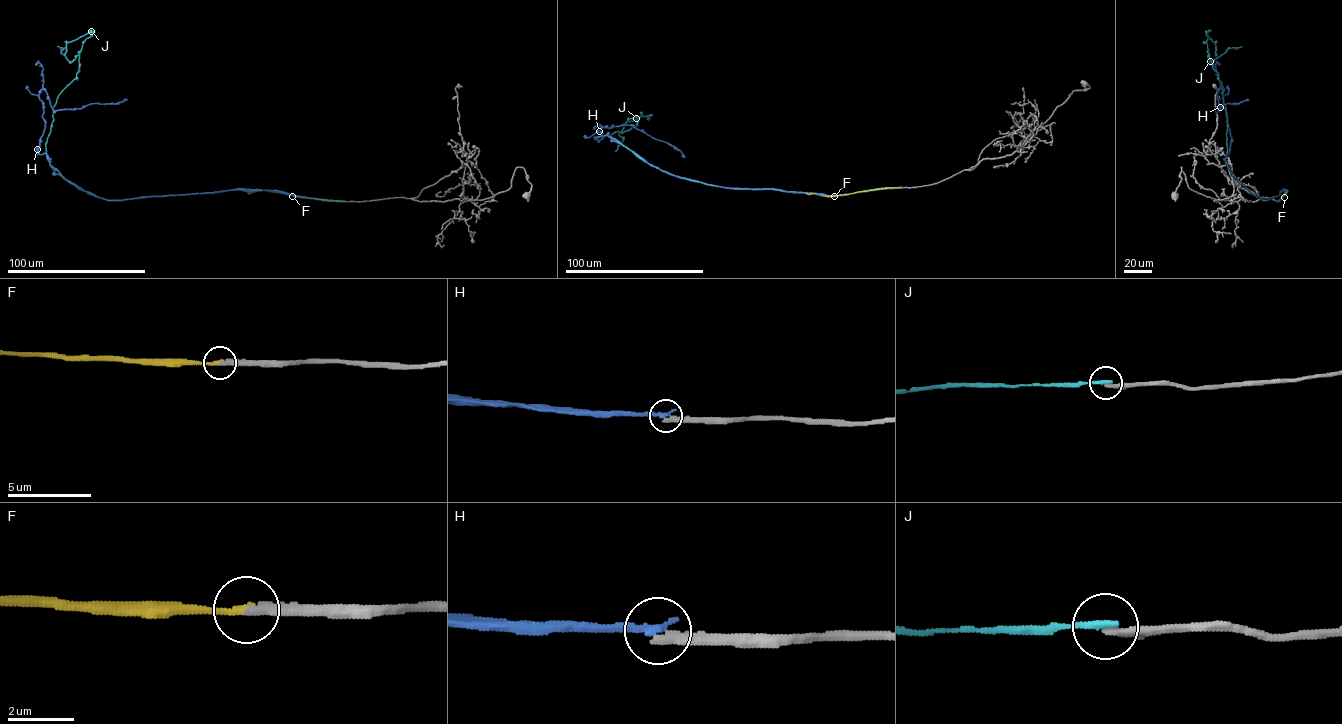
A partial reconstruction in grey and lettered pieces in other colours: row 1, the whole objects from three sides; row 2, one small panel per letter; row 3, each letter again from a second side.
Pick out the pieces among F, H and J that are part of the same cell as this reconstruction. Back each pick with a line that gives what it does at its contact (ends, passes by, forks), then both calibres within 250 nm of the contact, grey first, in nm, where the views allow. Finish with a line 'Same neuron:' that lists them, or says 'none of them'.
F: it ends there; 260 nm thick on the grey side, 190 nm on the other
Same neuron: F

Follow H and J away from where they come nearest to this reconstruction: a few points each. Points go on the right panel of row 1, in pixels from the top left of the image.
H: (1278, 201), (1286, 190), (1264, 200), (1226, 164), (1231, 137), (1218, 89), (1218, 111), (1248, 99)
J: (1278, 201), (1287, 190), (1263, 200), (1227, 165), (1224, 89), (1212, 67), (1206, 32), (1216, 56)

